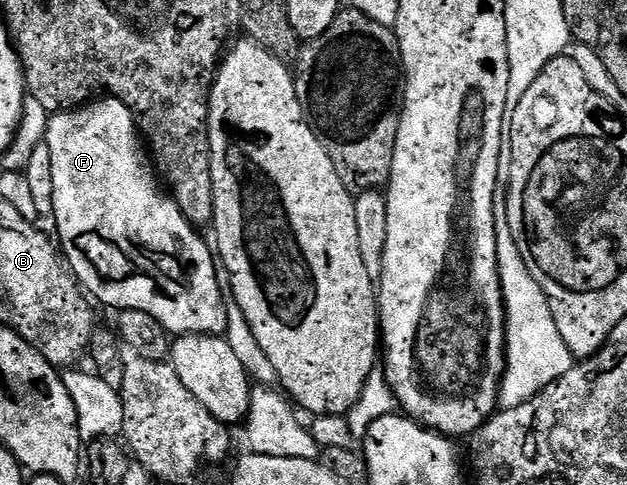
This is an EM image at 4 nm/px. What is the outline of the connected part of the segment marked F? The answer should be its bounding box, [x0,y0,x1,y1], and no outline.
[45,98,227,336]

